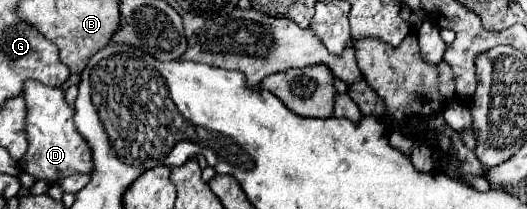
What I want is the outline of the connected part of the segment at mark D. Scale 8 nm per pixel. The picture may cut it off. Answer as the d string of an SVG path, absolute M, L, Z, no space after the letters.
M30 79L24 83L22 97L26 99L24 135L28 139L28 151L20 161L20 169L50 183L74 173L92 173L92 151L74 125L74 109L66 103L64 91Z

